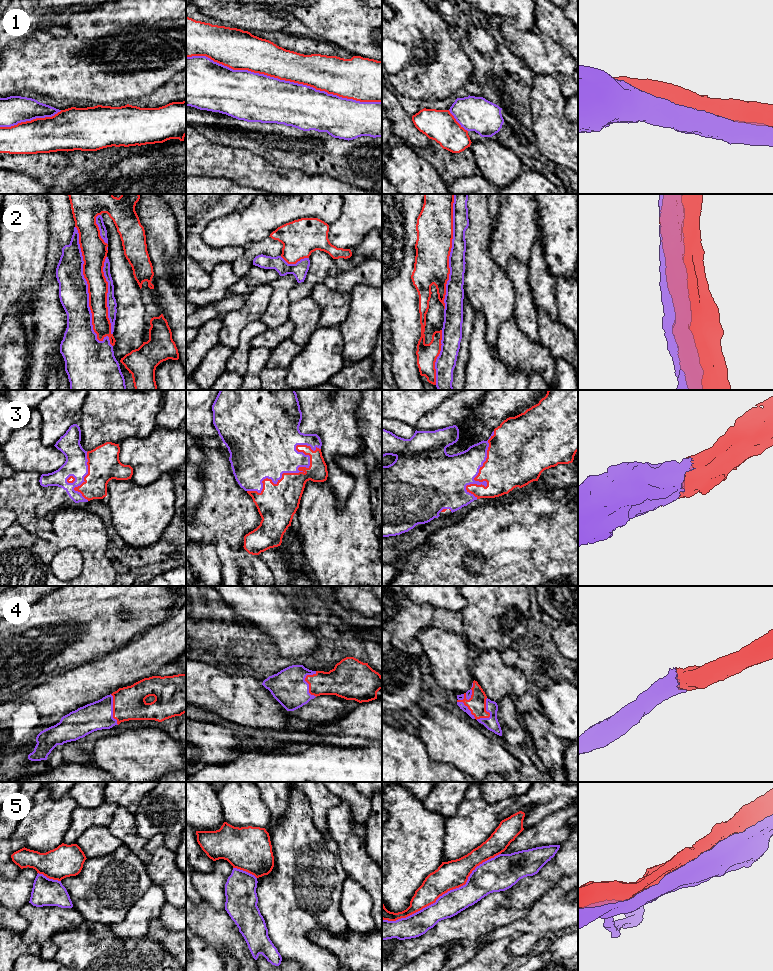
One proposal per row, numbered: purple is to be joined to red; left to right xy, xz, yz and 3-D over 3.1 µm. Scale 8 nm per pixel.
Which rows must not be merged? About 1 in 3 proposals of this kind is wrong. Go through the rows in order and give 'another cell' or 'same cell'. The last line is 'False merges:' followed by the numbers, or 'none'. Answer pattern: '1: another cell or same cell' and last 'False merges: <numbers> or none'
1: another cell
2: another cell
3: same cell
4: same cell
5: same cell
False merges: 1, 2

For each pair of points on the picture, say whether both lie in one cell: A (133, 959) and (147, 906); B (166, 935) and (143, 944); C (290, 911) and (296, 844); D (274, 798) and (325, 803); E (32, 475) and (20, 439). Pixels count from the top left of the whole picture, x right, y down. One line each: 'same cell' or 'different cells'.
A: same cell
B: different cells
C: same cell
D: different cells
E: different cells

